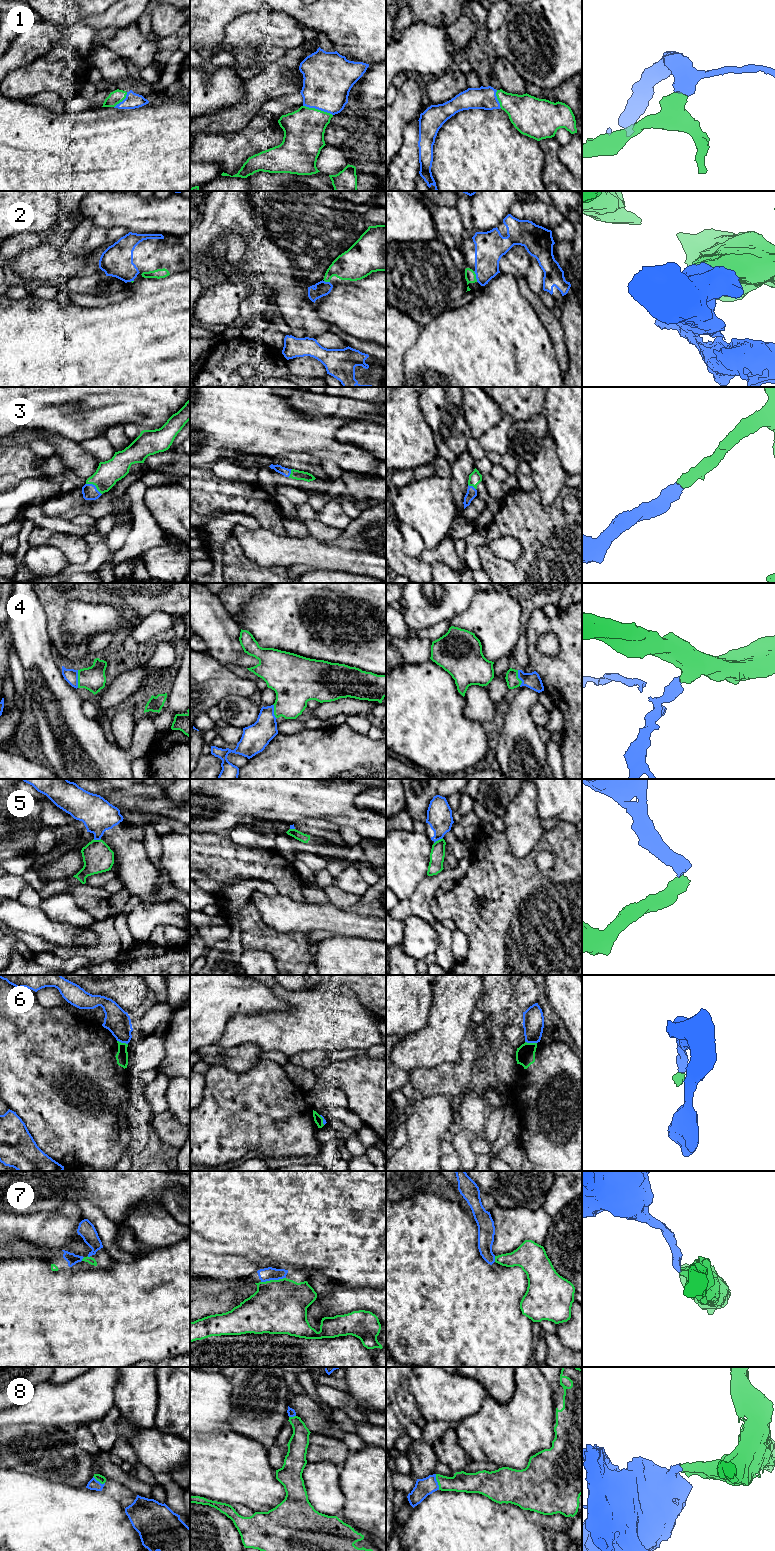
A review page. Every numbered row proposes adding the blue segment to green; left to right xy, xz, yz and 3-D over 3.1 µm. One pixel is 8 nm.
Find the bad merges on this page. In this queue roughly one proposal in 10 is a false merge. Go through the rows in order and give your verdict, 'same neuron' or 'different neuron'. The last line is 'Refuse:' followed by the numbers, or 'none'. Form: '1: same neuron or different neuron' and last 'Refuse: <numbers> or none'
1: same neuron
2: same neuron
3: same neuron
4: same neuron
5: different neuron
6: different neuron
7: same neuron
8: same neuron
Refuse: 5, 6

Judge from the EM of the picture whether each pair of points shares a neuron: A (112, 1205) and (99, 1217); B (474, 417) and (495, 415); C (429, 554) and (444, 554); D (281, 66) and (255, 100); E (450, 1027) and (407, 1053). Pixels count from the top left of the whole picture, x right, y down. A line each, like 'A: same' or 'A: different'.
A: different
B: same
C: same
D: same
E: same

